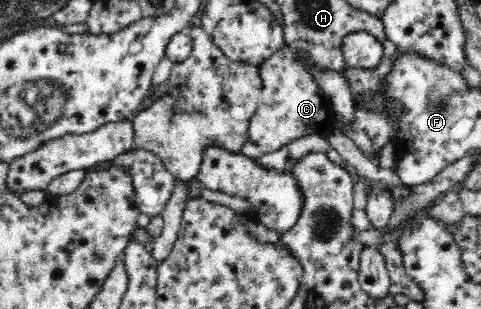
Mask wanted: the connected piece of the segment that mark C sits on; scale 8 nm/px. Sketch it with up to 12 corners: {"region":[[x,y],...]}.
{"region":[[284,46],[258,66],[254,159],[338,127],[329,99]]}

